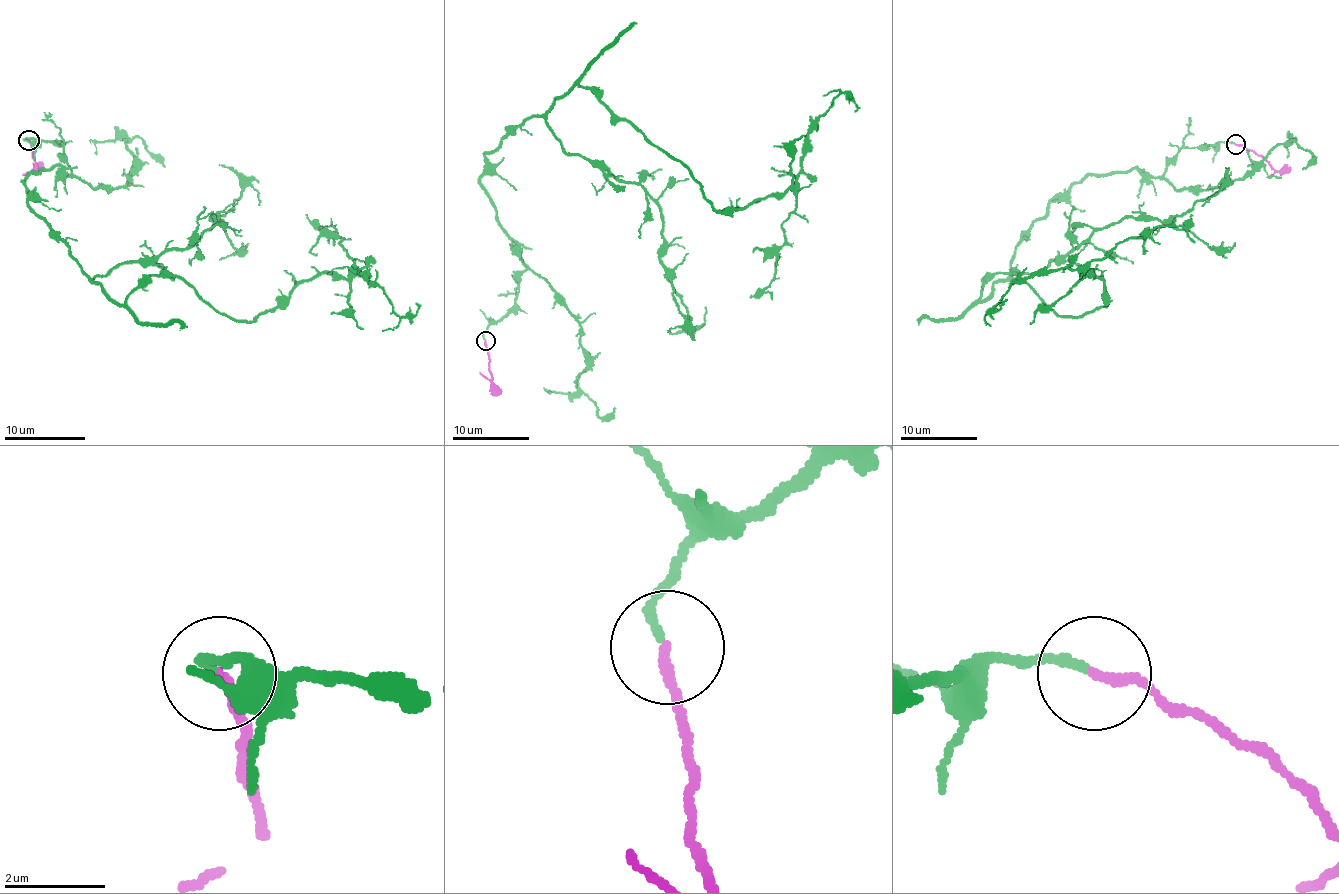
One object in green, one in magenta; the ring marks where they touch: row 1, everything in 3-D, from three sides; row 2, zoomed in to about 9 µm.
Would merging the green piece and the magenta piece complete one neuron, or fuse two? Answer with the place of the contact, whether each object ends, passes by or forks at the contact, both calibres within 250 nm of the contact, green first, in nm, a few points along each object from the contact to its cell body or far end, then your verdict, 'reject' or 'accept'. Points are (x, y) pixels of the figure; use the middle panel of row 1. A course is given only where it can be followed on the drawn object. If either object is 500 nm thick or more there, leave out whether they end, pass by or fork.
place (485, 341); green ends; magenta ends; calibres 160 and 200 nm; course green (485, 339), (525, 266), (485, 155), (575, 84), (718, 210), (779, 197), (812, 124), (841, 93), (854, 112); course magenta (485, 341), (498, 395); accept

